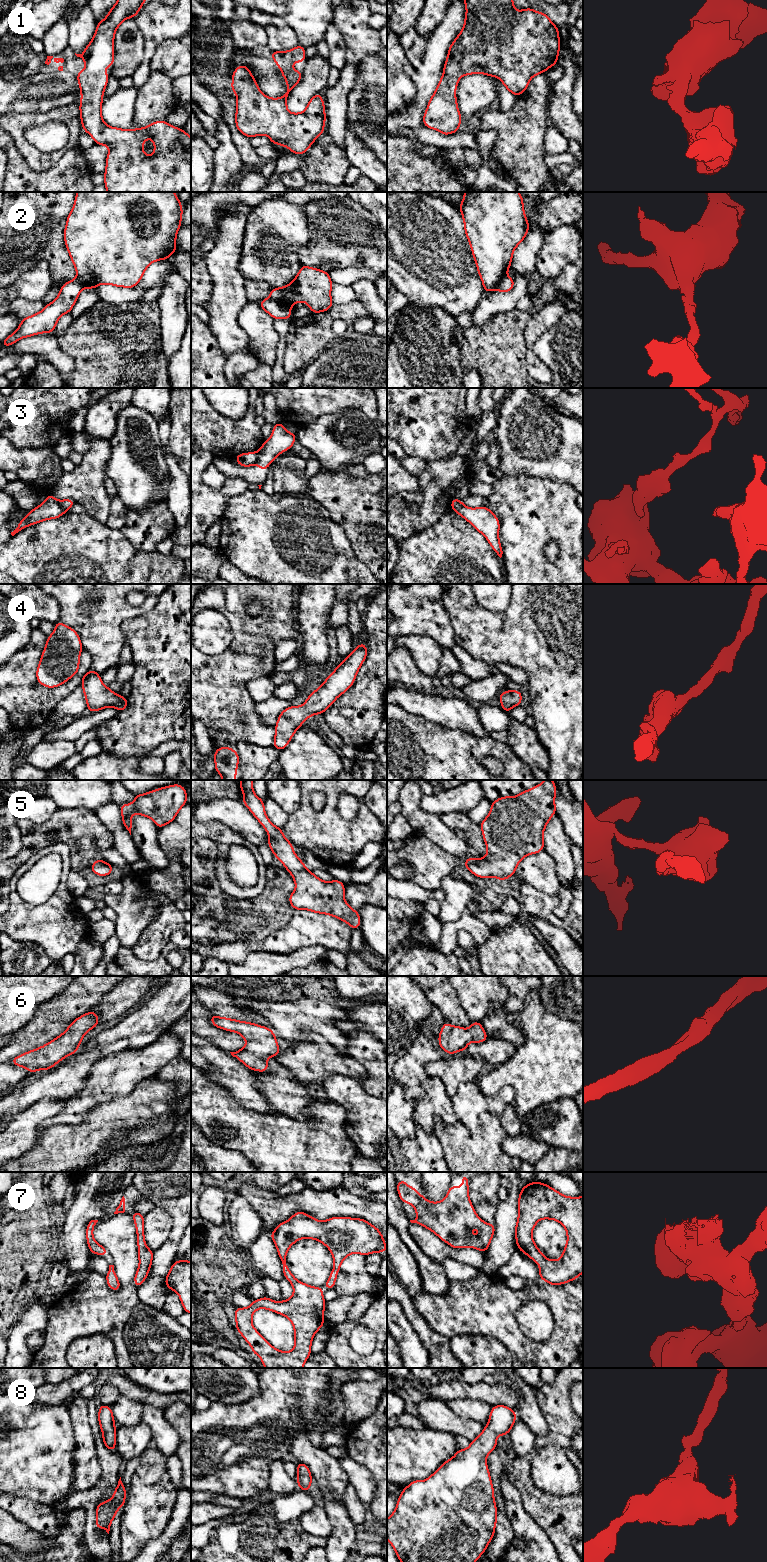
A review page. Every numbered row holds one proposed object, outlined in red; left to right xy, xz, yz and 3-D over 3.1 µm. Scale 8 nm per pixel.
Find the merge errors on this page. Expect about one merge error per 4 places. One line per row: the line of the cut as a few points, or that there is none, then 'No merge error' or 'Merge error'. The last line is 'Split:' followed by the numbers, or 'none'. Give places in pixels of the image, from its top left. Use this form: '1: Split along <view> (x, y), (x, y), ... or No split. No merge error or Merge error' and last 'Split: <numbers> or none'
1: No split. No merge error
2: Split along xz (269, 297), (289, 309). Merge error
3: Split along xz (258, 452), (258, 458), (255, 463). Merge error
4: No split. No merge error
5: No split. No merge error
6: No split. No merge error
7: No split. No merge error
8: No split. No merge error
Split: 2, 3

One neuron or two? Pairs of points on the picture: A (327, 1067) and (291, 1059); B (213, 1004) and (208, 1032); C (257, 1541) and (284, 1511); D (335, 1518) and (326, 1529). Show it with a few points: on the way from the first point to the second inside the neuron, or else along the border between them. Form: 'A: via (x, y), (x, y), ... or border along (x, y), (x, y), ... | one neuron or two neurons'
A: via (318, 1065), (312, 1065), (300, 1059) | one neuron
B: border along (201, 1002), (212, 1013) | two neurons
C: border along (270, 1501), (273, 1516), (278, 1522), (292, 1521) | two neurons
D: border along (322, 1507), (332, 1527), (332, 1532), (327, 1538) | two neurons

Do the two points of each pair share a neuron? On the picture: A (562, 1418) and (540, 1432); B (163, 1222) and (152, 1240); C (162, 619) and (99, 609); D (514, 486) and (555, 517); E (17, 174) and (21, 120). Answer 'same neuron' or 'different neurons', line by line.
A: different neurons
B: same neuron
C: different neurons
D: same neuron
E: different neurons

